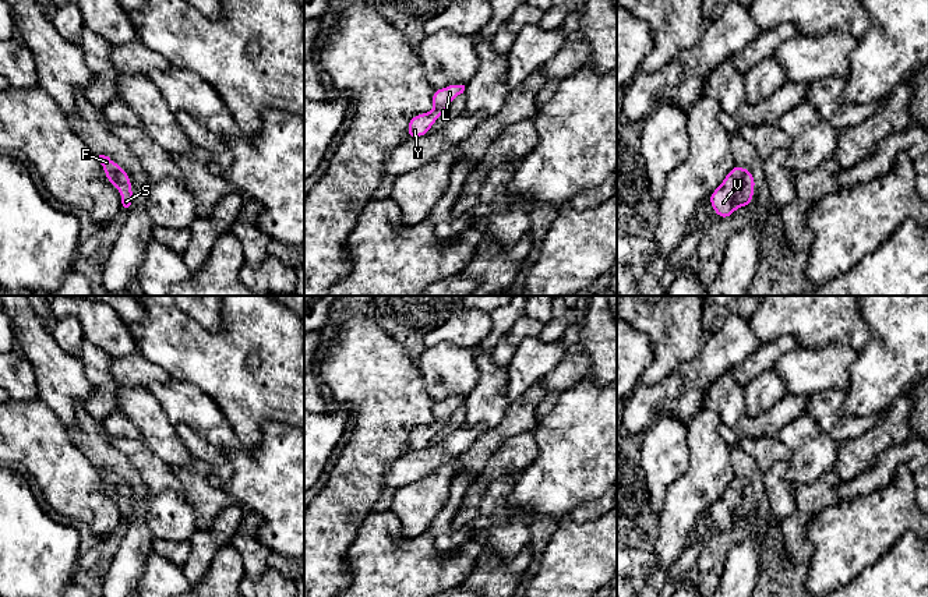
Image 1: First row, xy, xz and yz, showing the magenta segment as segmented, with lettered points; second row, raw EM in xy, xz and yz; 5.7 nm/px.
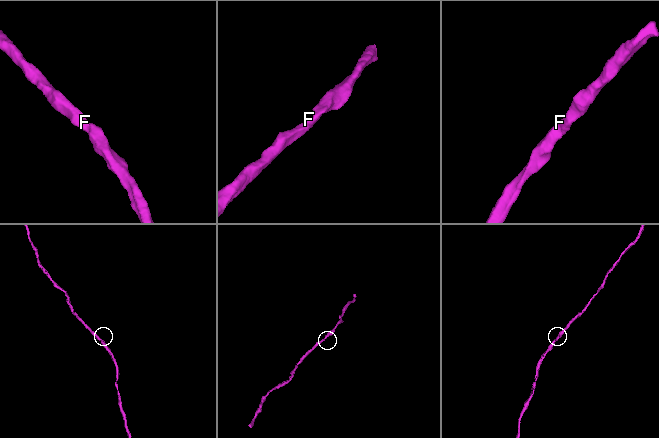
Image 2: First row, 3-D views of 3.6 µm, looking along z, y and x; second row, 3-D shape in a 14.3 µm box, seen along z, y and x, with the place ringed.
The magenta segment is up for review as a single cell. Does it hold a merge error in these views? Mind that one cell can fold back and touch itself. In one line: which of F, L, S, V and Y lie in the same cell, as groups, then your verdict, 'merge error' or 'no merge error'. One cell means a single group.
F L S V Y; no merge error

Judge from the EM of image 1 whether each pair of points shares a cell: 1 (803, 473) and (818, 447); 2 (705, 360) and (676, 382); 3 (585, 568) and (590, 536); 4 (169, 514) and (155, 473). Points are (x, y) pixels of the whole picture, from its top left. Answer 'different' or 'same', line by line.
1: same
2: different
3: same
4: different

